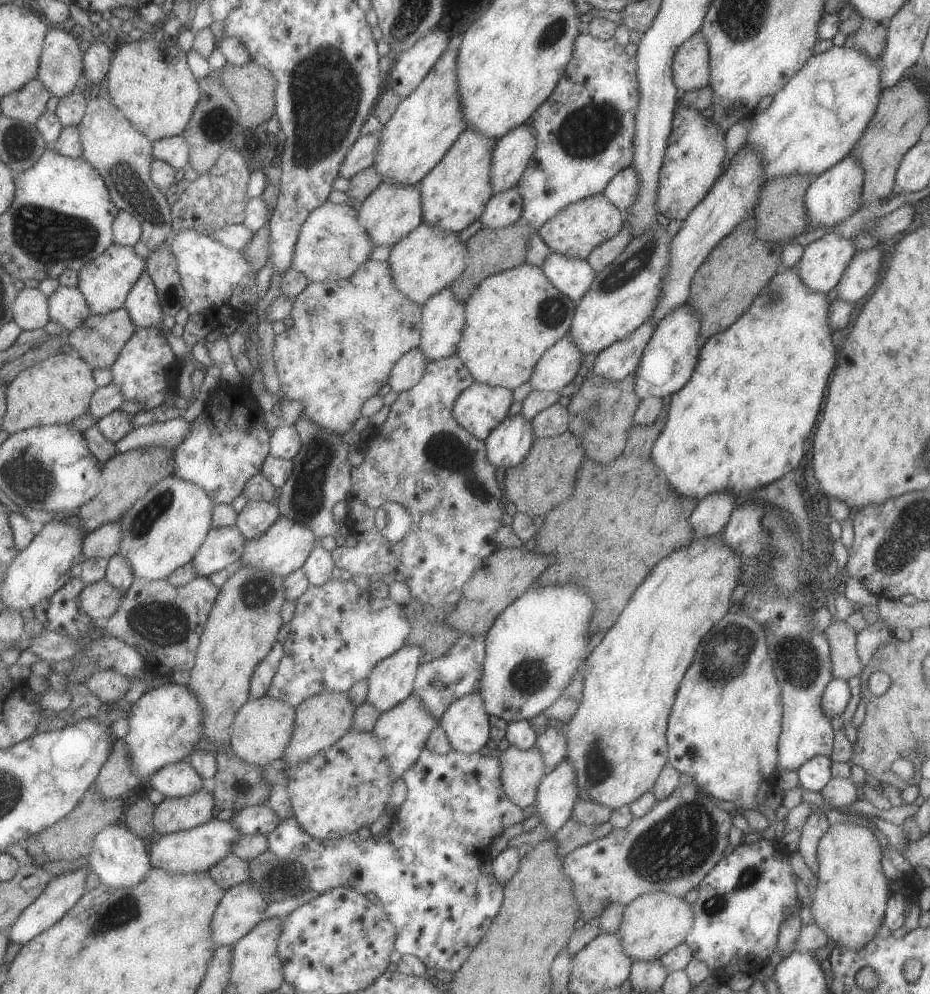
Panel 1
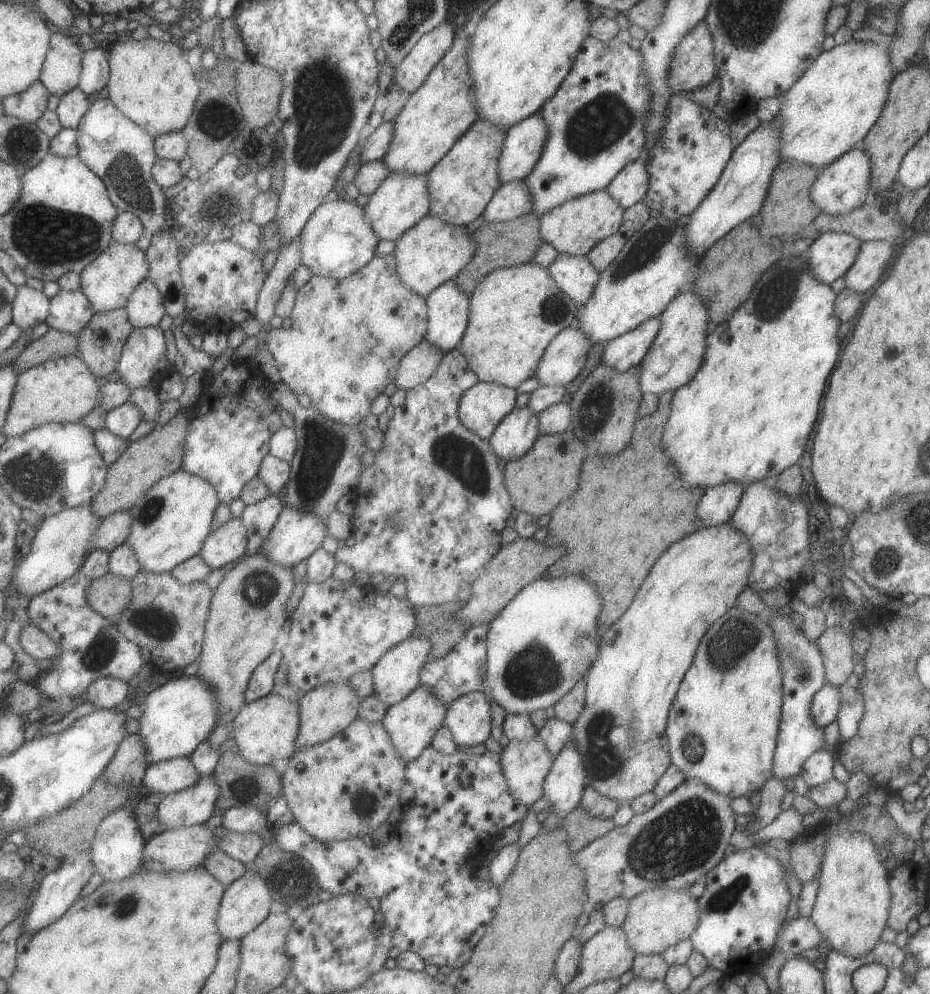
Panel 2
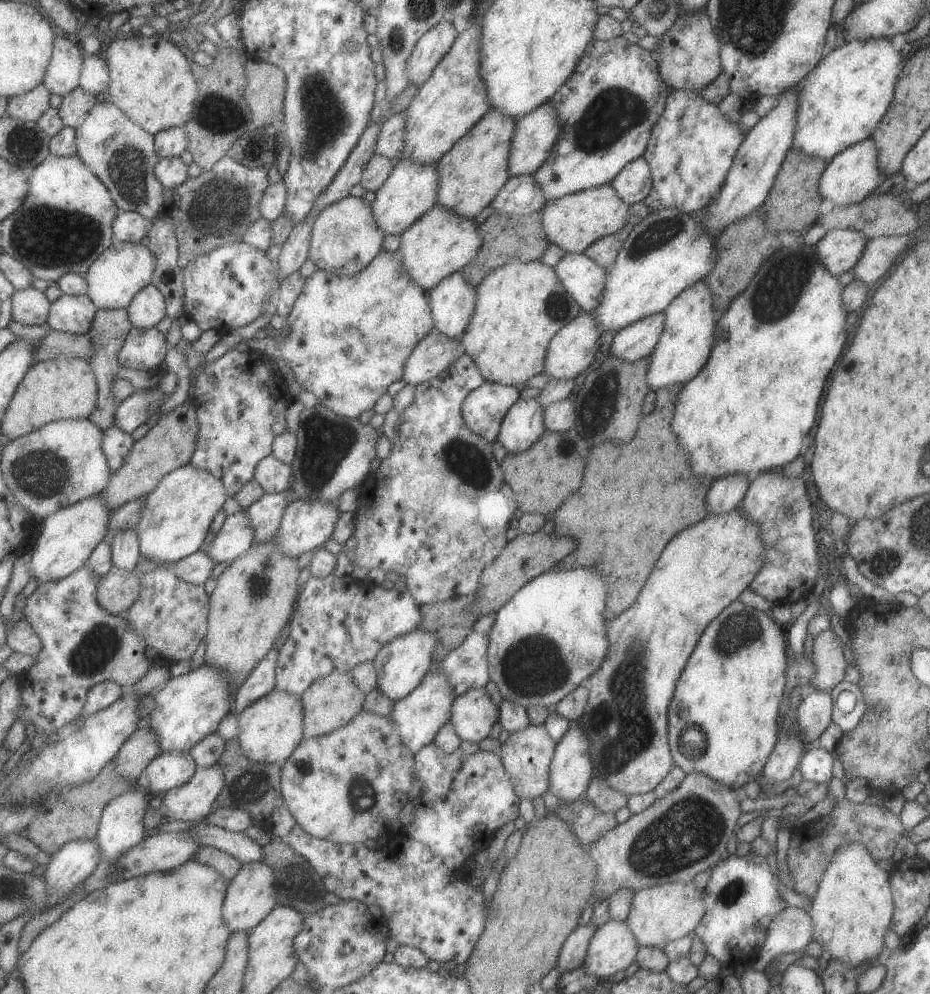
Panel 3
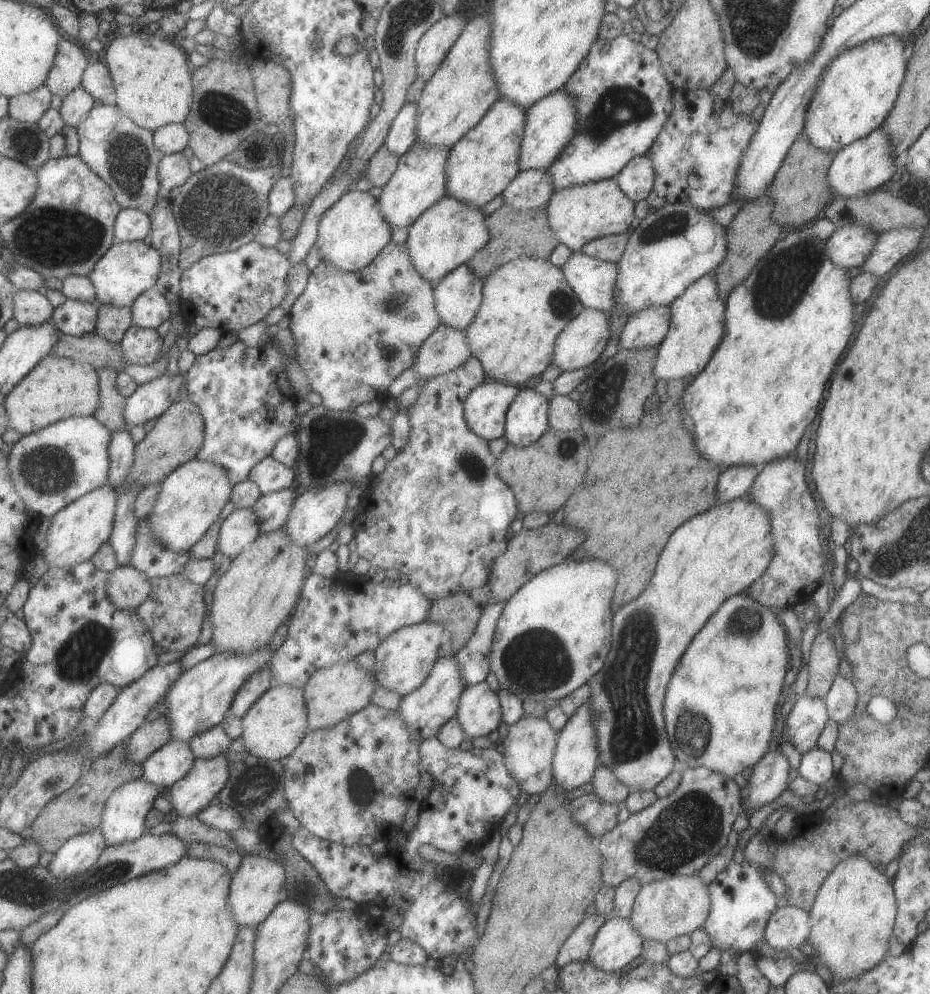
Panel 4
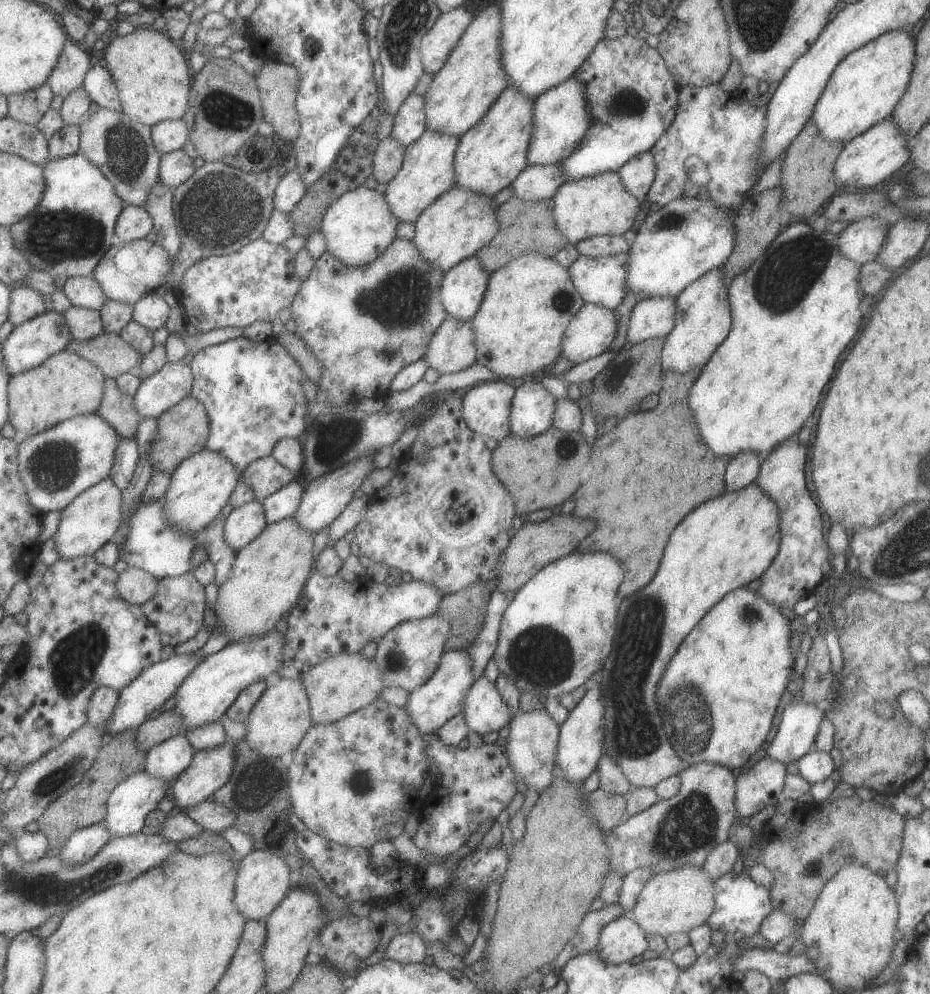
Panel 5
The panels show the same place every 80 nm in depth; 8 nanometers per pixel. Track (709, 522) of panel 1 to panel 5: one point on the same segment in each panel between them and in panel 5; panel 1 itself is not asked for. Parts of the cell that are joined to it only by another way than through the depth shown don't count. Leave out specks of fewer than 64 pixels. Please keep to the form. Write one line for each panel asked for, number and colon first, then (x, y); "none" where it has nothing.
2: (717, 504)
3: (726, 492)
4: (735, 481)
5: (743, 468)

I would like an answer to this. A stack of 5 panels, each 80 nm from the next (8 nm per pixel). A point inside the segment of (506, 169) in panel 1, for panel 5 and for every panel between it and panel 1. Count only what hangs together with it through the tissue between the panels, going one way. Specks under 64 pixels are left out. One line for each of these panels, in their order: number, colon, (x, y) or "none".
2: (524, 141)
3: (535, 133)
4: (550, 123)
5: (561, 118)

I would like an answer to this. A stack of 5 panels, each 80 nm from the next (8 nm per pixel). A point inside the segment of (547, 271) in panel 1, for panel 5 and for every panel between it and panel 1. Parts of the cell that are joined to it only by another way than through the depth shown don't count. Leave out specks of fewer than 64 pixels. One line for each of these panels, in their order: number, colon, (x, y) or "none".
2: (574, 275)
3: (583, 279)
4: (592, 280)
5: (601, 281)

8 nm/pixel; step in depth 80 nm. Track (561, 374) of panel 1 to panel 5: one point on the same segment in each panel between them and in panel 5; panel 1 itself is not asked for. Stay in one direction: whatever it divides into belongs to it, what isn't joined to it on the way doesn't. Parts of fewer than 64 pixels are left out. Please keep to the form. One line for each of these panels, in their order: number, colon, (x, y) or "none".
2: (562, 359)
3: (573, 347)
4: (581, 341)
5: (590, 332)

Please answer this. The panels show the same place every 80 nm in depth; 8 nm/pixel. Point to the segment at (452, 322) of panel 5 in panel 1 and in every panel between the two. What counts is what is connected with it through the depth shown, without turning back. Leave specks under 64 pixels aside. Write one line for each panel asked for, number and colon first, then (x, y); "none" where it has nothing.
1: (409, 371)
2: (421, 364)
3: (436, 352)
4: (447, 348)

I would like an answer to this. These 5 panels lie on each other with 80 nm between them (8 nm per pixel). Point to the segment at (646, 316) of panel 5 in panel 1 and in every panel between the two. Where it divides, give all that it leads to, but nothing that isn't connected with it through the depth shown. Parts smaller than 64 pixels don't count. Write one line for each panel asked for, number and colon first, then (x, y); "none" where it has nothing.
1: (620, 359)
2: (627, 350)
3: (638, 339)
4: (646, 328)

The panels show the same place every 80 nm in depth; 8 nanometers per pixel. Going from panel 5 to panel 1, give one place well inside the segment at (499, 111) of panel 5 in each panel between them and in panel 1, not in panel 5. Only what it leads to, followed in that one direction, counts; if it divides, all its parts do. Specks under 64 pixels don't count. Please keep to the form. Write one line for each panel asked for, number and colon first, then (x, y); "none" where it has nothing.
1: (454, 195)
2: (461, 185)
3: (470, 174)
4: (482, 162)

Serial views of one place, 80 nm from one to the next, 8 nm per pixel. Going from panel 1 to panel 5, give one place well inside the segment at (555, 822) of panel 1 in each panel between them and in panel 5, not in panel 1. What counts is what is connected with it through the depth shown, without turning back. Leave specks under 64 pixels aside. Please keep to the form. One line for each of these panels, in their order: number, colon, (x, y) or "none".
2: (562, 787)
3: (570, 771)
4: (575, 757)
5: (580, 736)

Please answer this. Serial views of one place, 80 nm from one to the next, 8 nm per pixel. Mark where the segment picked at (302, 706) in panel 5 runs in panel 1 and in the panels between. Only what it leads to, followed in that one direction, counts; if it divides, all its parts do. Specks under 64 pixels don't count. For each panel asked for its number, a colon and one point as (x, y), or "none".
1: (264, 727)
2: (267, 730)
3: (270, 730)
4: (277, 723)

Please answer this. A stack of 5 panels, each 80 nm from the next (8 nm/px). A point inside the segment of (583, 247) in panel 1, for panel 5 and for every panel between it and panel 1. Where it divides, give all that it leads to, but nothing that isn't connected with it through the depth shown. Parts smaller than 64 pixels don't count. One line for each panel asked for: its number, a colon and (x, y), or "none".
2: (573, 227)
3: (573, 221)
4: (577, 214)
5: (593, 205)

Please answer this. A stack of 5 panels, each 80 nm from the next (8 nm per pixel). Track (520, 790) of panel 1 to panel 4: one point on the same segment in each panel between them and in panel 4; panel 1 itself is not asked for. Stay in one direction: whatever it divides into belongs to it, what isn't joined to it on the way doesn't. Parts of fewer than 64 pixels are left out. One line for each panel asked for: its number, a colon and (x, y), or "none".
2: (525, 764)
3: (526, 754)
4: (528, 747)

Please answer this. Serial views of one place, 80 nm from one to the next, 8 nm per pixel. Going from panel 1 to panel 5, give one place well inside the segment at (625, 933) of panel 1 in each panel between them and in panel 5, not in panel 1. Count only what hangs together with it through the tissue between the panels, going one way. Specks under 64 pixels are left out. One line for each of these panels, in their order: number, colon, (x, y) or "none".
2: (655, 919)
3: (659, 914)
4: (674, 906)
5: (676, 901)

